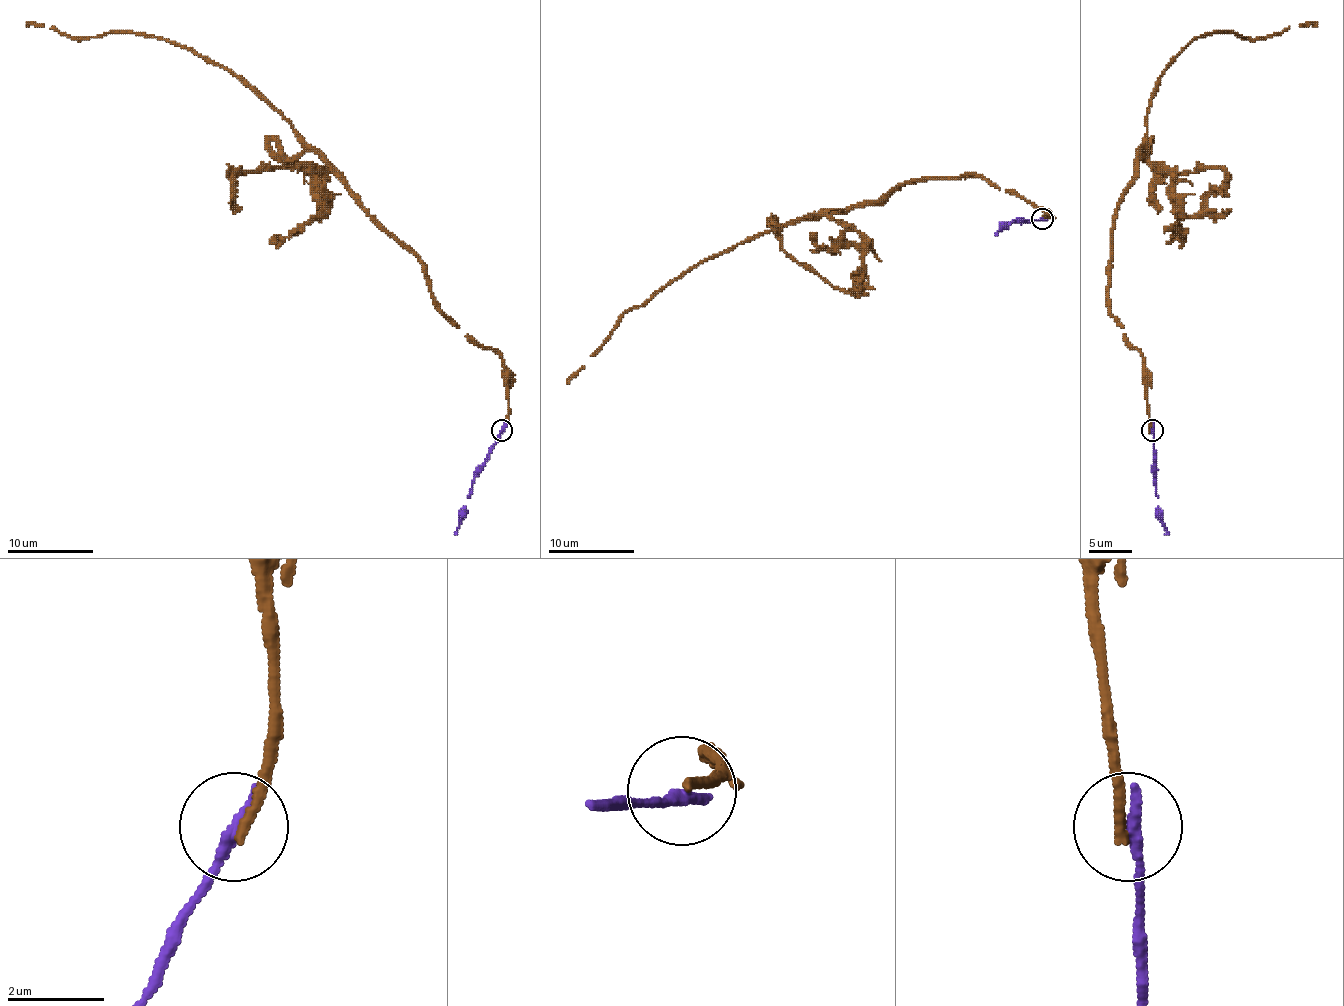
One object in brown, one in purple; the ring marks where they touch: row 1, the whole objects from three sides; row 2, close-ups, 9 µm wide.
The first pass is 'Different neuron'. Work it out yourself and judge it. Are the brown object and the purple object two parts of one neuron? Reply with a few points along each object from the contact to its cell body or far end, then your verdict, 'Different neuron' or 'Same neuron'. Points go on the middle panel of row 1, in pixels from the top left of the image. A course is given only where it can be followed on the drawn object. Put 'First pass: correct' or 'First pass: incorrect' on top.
First pass: correct
Course of brown: (1042, 218), (1049, 213), (967, 175), (911, 179), (879, 201), (791, 220), (683, 272), (623, 315), (567, 383). Course of purple: (1042, 218), (1014, 220), (995, 235). Different neuron

